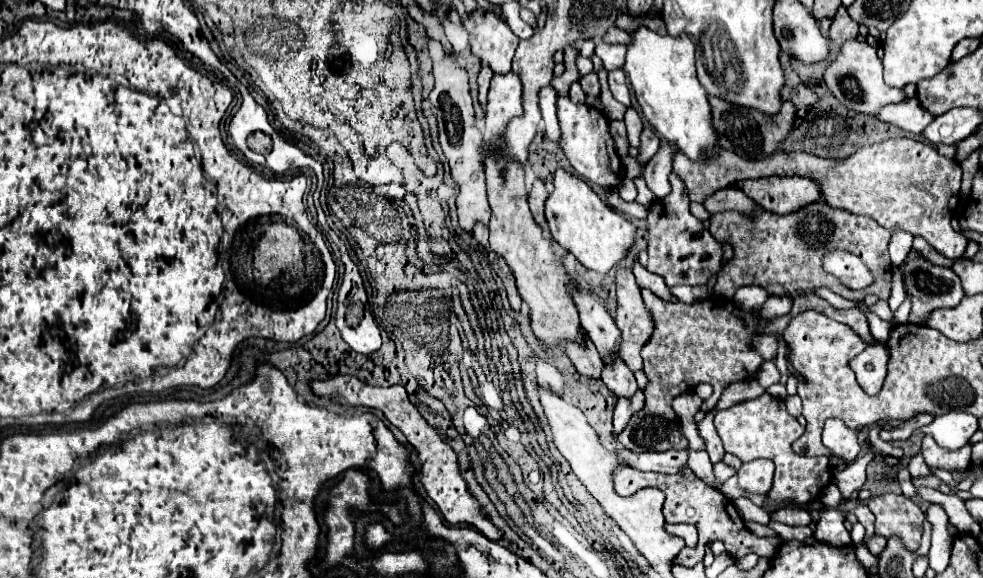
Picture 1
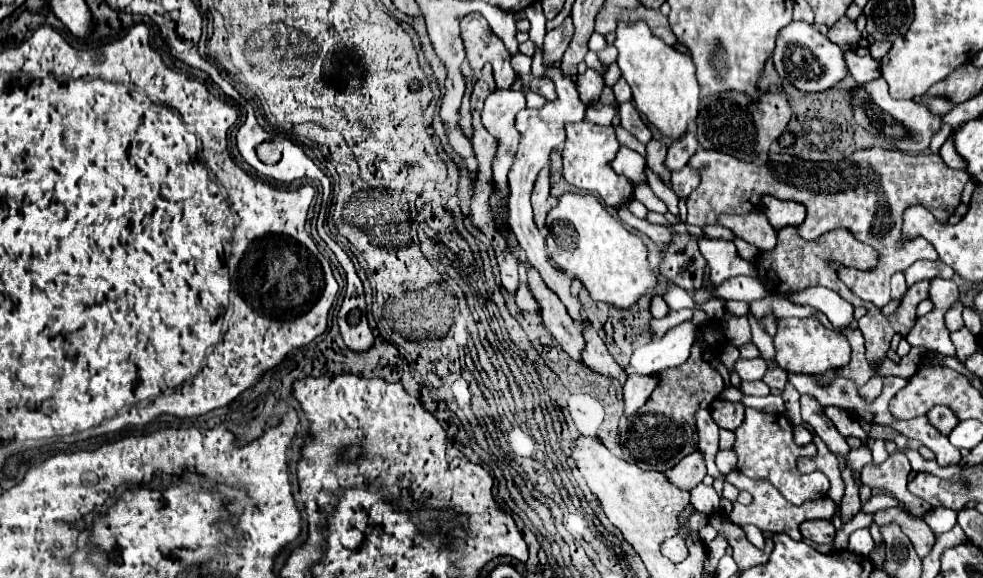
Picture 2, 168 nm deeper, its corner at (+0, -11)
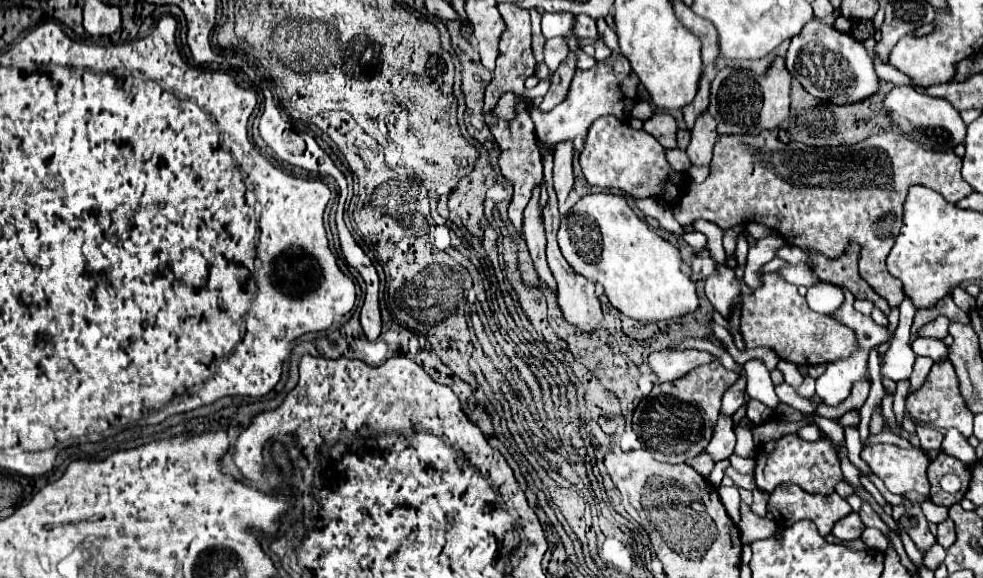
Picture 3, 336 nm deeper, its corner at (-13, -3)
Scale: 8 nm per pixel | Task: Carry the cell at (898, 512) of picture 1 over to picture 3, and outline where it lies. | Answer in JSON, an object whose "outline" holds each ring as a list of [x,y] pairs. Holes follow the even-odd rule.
{"outline":[[[945,519],[943,523],[937,525],[937,543],[945,549],[949,549],[955,541],[955,527],[953,527],[953,521],[951,519]]]}

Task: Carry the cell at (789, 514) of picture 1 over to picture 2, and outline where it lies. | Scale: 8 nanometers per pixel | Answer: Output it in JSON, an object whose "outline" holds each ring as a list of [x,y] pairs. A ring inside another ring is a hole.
{"outline":[[[804,521],[800,525],[800,533],[804,539],[810,539],[814,543],[832,543],[836,529],[832,521]]]}

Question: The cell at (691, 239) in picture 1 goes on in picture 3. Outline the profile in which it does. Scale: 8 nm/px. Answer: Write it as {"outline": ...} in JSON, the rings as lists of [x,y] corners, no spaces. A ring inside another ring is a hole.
{"outline":[[[705,113],[705,115],[701,115],[701,119],[697,119],[697,127],[693,127],[691,143],[687,147],[687,157],[689,157],[691,165],[707,167],[711,163],[713,145],[717,141],[715,127],[717,127],[717,121],[709,113]]]}

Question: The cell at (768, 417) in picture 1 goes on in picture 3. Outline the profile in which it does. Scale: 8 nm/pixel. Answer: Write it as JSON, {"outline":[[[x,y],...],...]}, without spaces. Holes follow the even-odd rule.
{"outline":[[[789,433],[777,441],[769,441],[769,443],[761,445],[759,453],[763,453],[763,455],[757,455],[757,459],[755,459],[757,461],[755,483],[761,491],[771,493],[781,483],[795,483],[807,493],[829,495],[835,491],[835,485],[839,481],[843,481],[837,451],[833,449],[833,445],[827,437],[809,443],[809,441],[801,439],[797,433]],[[769,447],[771,447],[771,451],[769,451]]]}

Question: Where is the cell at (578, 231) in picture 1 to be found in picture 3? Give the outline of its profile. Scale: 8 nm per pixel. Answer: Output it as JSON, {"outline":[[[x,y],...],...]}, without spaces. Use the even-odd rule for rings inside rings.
{"outline":[[[595,193],[581,197],[565,215],[565,225],[559,227],[559,247],[567,263],[583,277],[593,283],[601,283],[607,299],[613,307],[617,307],[623,315],[643,321],[655,323],[671,317],[679,317],[697,309],[699,299],[695,293],[695,283],[681,271],[681,255],[677,247],[657,235],[653,229],[641,221],[633,209],[627,205],[623,195],[613,193]]]}

